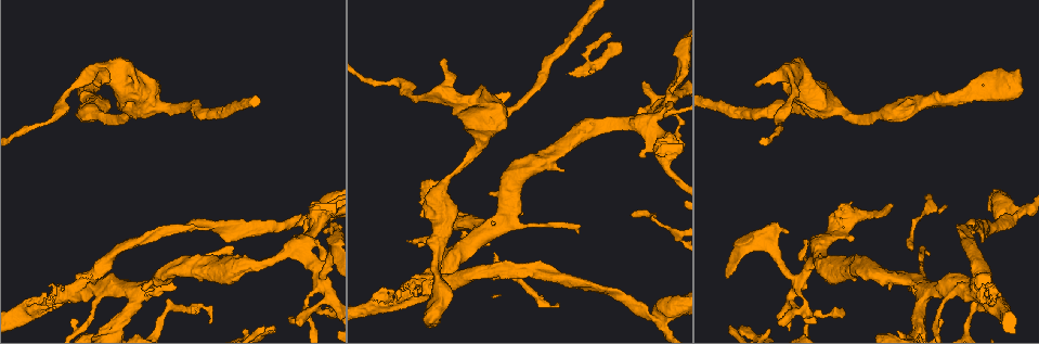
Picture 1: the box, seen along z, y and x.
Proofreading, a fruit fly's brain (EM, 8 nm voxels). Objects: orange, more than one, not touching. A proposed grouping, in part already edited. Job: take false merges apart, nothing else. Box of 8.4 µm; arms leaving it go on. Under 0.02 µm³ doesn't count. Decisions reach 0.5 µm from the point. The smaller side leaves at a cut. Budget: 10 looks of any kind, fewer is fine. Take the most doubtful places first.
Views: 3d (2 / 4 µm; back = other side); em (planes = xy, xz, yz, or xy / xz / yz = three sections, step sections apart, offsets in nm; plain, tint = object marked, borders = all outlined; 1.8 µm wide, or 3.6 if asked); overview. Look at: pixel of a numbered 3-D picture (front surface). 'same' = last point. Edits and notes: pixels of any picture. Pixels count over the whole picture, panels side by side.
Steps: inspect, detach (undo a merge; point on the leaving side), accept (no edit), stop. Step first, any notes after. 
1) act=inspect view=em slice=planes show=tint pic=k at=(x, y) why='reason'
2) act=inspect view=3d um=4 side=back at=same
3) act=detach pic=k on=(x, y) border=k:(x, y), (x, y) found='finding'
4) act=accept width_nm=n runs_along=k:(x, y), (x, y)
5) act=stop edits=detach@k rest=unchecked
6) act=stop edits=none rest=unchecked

act=inspect view=em slice=planes show=borders pic=1 at=(800, 280)

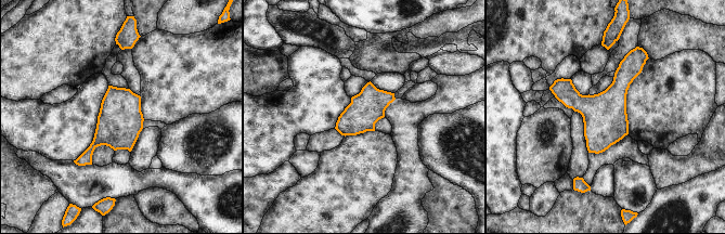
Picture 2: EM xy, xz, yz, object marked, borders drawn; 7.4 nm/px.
act=accept found='one neuron here'

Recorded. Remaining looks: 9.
act=inspect view=em slice=xz step=16 show=tint pic=1 at=(945, 301) why='sudden change in width'

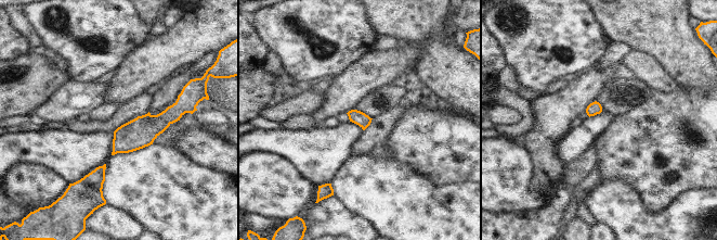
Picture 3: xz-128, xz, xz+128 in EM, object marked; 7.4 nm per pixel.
act=accept runs_along=3:(178, 104), (115, 150) found='all the same neuron'

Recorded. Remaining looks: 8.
act=inspect view=3d um=4 pic=1 at=(999, 82) why='thick turns thin'

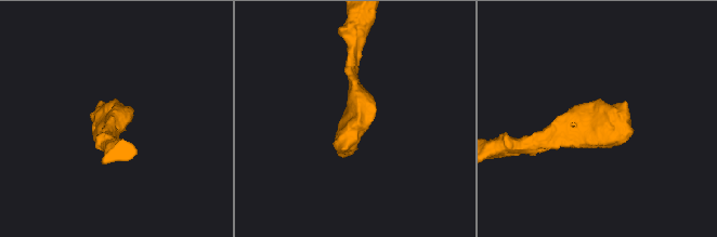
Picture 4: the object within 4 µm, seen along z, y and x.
act=inspect view=em slice=xz step=16 show=tint pic=4 at=(356, 120) why='need the tissue'

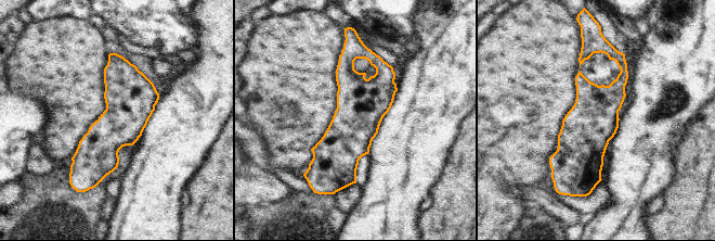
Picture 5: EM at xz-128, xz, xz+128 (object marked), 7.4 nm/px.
act=inspect view=em slice=planes show=borders at=same why='cut it another way'

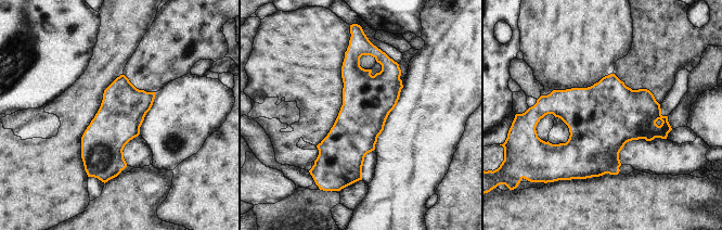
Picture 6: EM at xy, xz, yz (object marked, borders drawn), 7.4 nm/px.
act=accept width_nm=340 runs_along=6:(356, 51), (349, 180) found='one neuron here'

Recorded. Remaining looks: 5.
act=inspect view=em slice=xy step=4 show=tint pic=1 at=(661, 309) why='sharp bend'

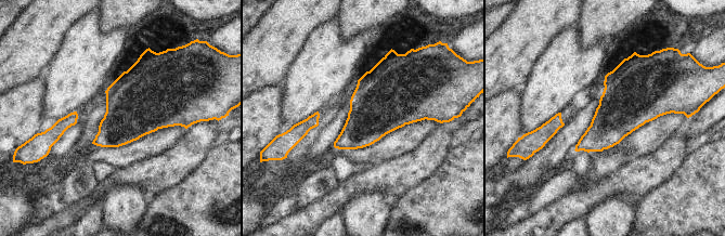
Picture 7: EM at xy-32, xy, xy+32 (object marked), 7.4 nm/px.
act=inspect view=em slice=planes show=tint at=same

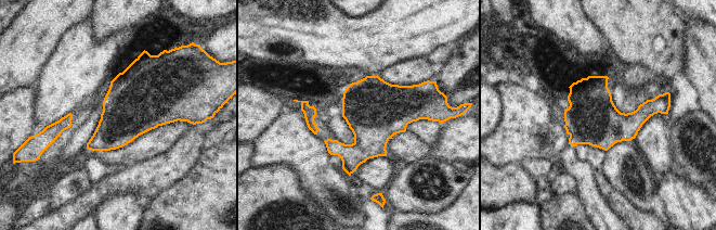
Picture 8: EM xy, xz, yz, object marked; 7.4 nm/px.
act=accept width_nm=380 found='all the same neuron'

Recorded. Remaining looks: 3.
act=stop edits=none rest=unchecked

